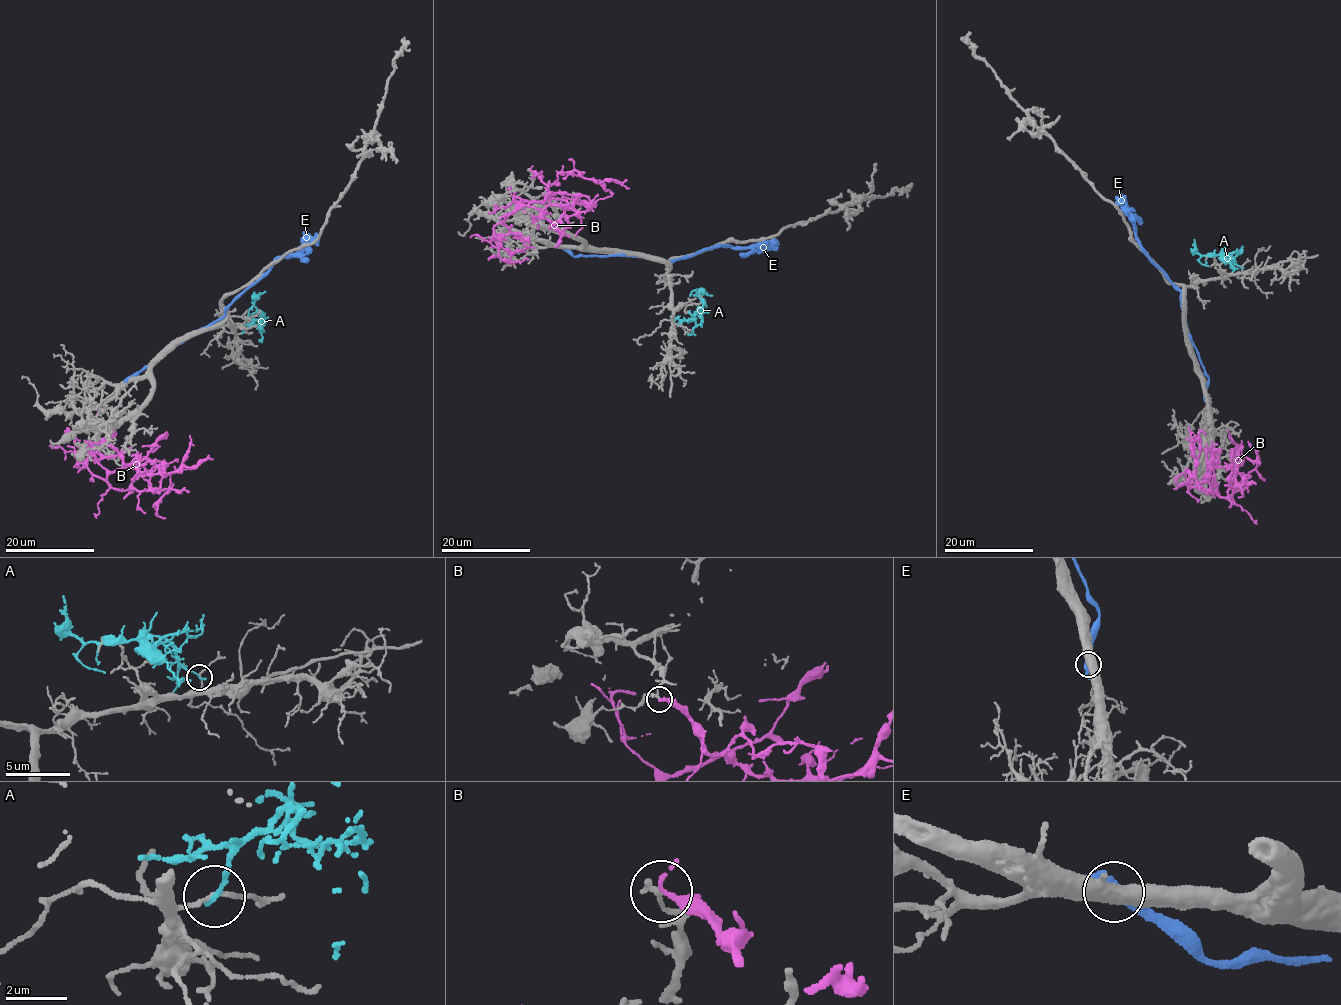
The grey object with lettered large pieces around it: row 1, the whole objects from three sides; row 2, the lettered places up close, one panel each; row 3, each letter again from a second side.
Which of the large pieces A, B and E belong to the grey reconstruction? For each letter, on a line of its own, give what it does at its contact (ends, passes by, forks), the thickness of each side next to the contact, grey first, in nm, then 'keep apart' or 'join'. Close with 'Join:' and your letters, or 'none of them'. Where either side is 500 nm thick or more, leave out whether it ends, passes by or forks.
A: it ends; calibres 110 and 180 nm; keep apart
B: it ends; calibres 200 and 240 nm; keep apart
E: calibres 550 and 480 nm; keep apart
Join: none of them

